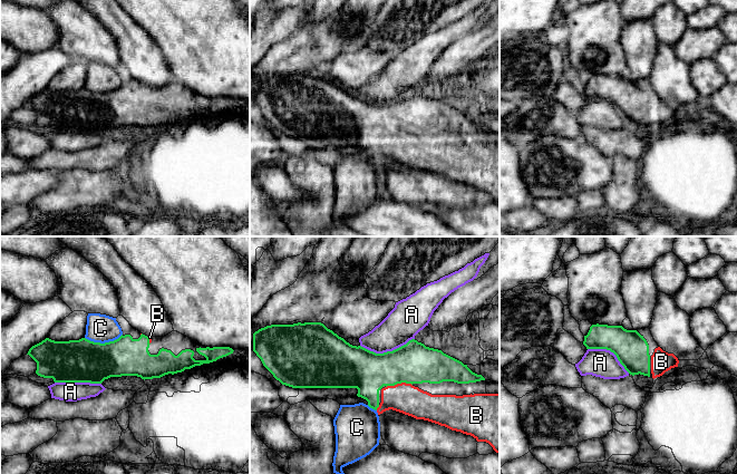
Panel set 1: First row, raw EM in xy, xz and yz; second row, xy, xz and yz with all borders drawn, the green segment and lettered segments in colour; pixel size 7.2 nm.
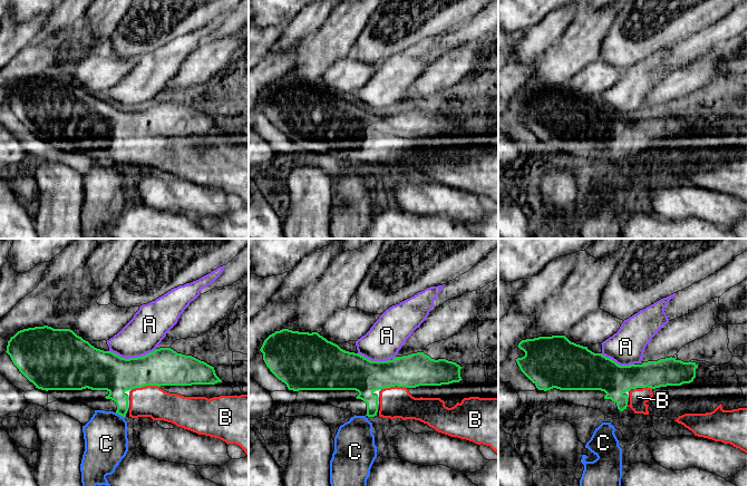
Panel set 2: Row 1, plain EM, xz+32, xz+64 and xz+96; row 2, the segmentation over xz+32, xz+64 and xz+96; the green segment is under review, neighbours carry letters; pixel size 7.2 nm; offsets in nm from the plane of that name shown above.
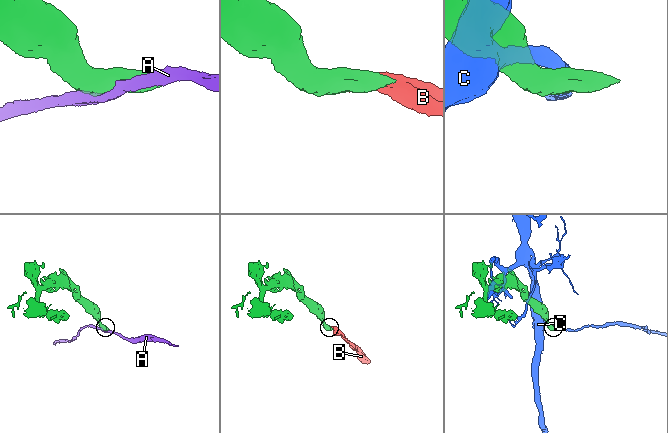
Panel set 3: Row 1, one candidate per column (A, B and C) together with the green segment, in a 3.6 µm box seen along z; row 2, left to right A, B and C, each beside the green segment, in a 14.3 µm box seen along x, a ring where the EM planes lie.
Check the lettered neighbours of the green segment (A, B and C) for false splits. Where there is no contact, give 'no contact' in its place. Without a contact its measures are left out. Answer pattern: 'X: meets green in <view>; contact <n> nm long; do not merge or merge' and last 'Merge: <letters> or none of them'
A: meets green in xz; contact 400 nm long; do not merge
B: meets green in xz; contact 190 nm long; merge
C: meets green in xy; contact 280 nm long; do not merge
Merge: B

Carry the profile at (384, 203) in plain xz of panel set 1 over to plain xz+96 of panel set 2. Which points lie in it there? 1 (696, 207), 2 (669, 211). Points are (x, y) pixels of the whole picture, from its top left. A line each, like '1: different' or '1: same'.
1: different
2: different

